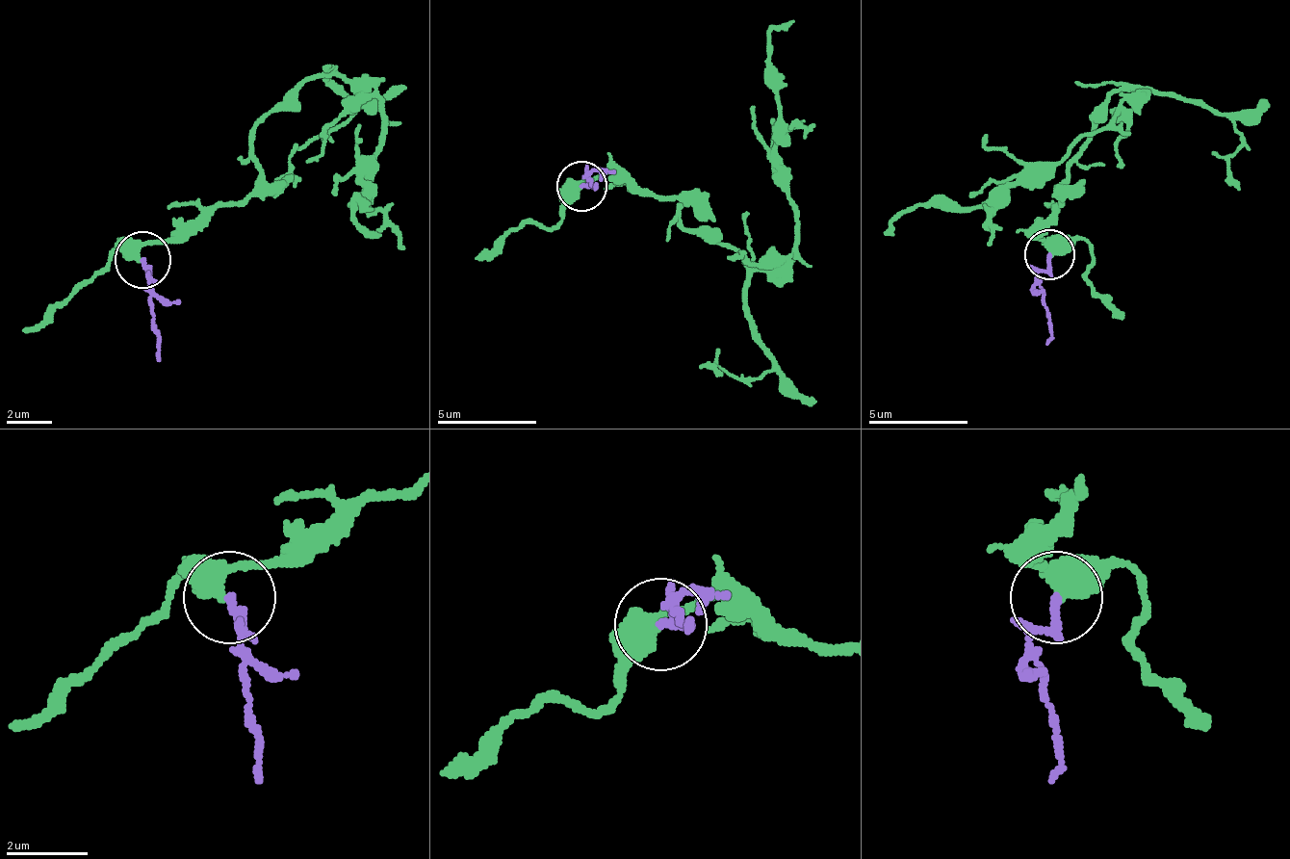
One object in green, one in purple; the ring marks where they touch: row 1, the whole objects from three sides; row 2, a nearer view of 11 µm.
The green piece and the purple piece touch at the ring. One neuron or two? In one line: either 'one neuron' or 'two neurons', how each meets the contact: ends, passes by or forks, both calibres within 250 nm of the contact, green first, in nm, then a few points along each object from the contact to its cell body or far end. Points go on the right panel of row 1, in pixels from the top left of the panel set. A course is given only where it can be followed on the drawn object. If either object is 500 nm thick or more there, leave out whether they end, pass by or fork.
one neuron; green passes by; purple ends; calibres 400 and 220 nm; course green (1050, 253), (1036, 233), (1091, 123), (1111, 93), (1130, 93), (970, 208), (915, 203), (886, 233); course purple (1050, 253), (1041, 278), (1045, 344)

